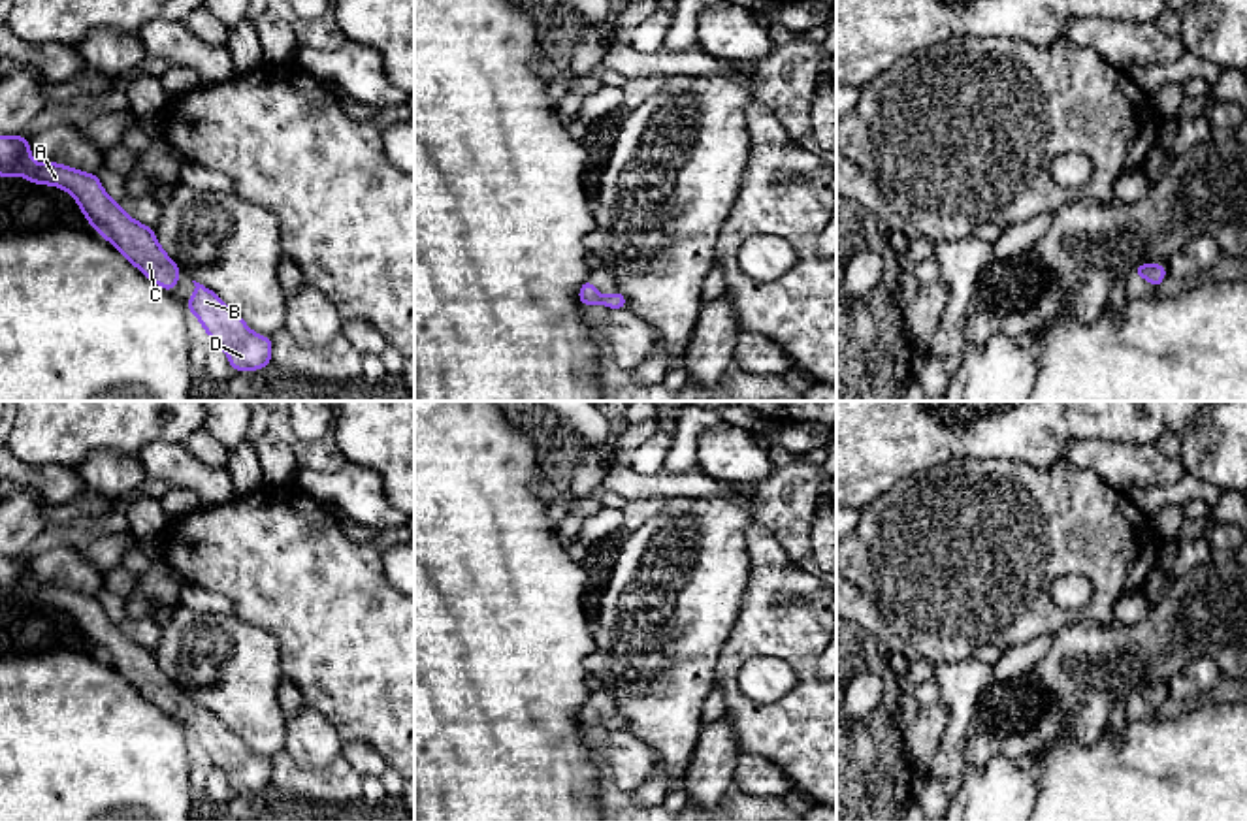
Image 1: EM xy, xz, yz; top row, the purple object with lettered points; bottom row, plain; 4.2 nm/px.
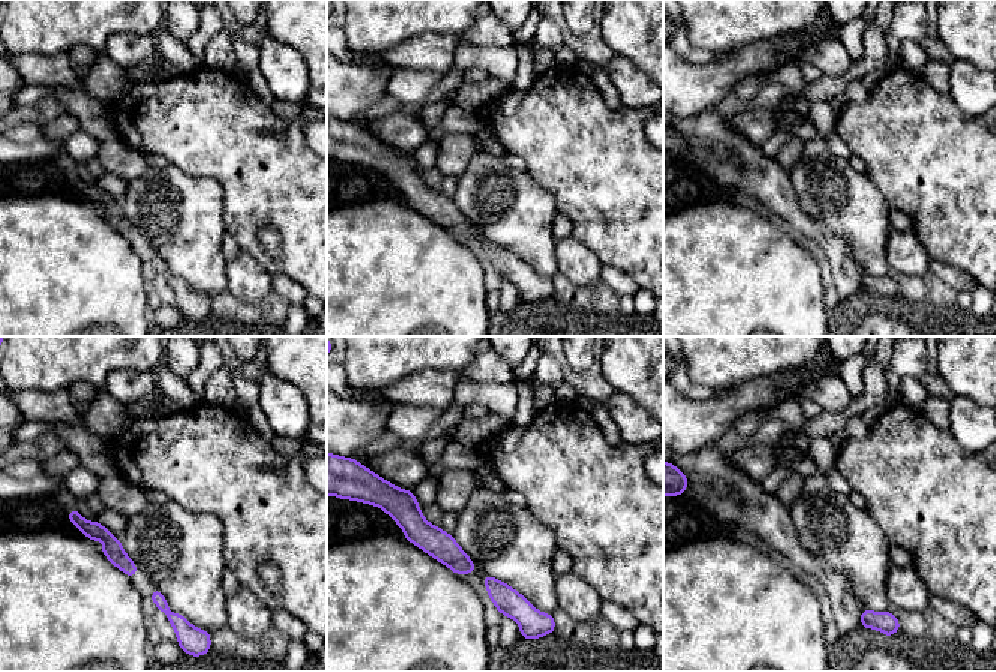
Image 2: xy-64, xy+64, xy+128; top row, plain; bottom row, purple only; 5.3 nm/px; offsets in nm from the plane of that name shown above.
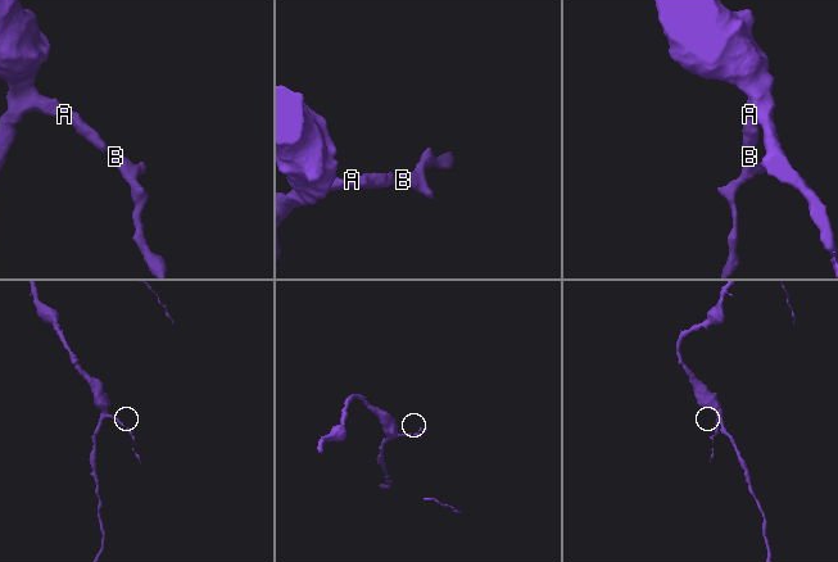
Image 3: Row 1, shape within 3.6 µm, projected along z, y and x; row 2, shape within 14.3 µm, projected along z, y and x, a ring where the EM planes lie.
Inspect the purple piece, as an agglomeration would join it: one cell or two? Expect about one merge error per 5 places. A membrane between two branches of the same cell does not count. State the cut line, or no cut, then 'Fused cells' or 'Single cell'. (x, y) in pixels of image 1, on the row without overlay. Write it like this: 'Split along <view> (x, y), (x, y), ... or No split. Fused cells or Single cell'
No split. Single cell

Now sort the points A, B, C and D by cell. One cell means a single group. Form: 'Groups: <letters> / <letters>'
Groups: A B C D

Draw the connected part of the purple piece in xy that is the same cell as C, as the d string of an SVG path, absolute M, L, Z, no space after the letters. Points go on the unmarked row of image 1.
M0 557L0 599L23 597L38 606L53 606L73 618L85 640L149 702L171 714L181 695L162 672L154 652L128 638L104 612L94 595L57 584L36 586L28 571L30 559Z

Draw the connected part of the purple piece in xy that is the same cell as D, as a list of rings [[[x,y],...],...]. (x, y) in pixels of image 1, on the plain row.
[[[192,702],[196,712],[185,727],[196,736],[215,766],[222,768],[234,793],[256,793],[271,785],[269,759],[254,755],[215,714]]]

